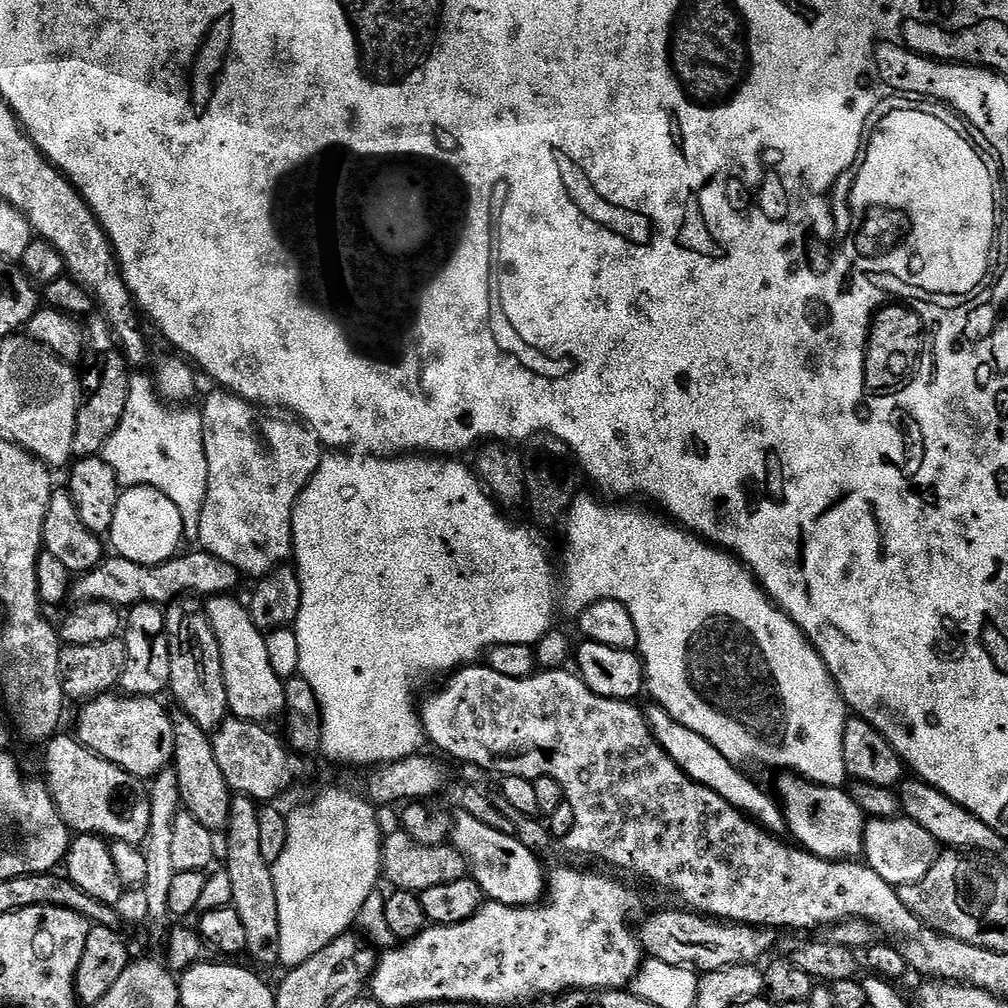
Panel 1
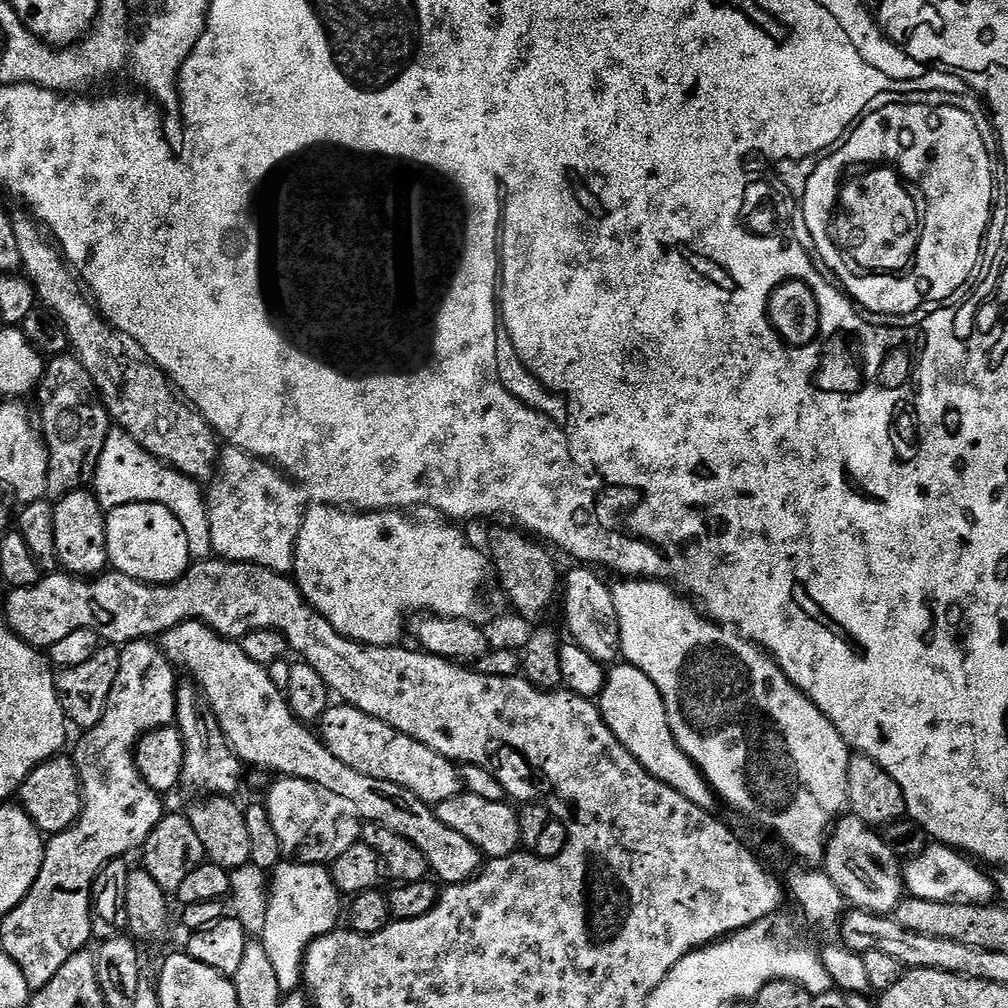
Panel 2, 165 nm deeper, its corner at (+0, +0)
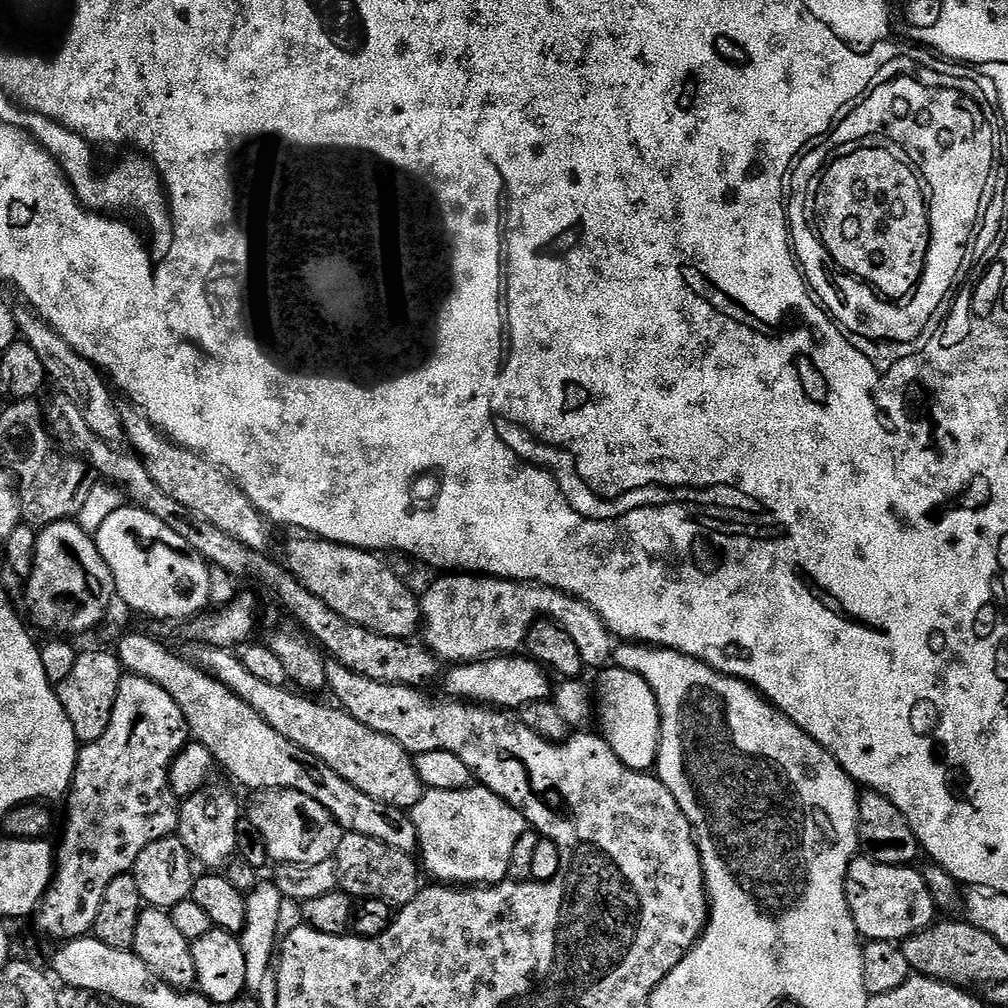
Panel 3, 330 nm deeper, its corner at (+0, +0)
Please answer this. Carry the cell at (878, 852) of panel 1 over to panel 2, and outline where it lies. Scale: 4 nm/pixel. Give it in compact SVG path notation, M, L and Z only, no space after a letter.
M929 843L922 850L922 854L911 857L903 865L903 869L907 895L922 898L926 902L991 904L997 899L993 877L987 876L983 872L985 869L969 859L965 853L948 848L945 844Z

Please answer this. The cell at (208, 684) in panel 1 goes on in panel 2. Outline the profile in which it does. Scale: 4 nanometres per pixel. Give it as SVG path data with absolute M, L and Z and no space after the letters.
M184 678L177 683L175 727L179 728L184 743L184 769L180 775L183 787L192 792L205 792L204 796L208 798L235 797L244 780L245 765L232 751L210 702L195 679Z

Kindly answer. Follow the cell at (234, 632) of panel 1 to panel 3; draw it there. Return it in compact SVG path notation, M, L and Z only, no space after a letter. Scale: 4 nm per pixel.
M132 632L129 636L122 637L120 645L115 645L114 651L119 656L120 667L125 673L141 676L162 686L162 690L166 690L166 694L170 694L170 698L178 702L178 710L182 710L186 718L191 739L195 743L206 746L206 750L210 750L213 761L217 765L224 764L225 770L238 783L245 784L250 788L249 790L288 788L290 791L300 791L321 803L327 815L340 825L344 832L366 834L378 842L386 842L386 846L394 846L394 850L402 850L409 854L415 853L421 847L418 830L414 826L411 815L405 809L375 801L374 798L370 798L370 795L355 789L350 782L346 782L330 766L324 765L314 754L300 749L294 742L284 738L242 698L236 696L222 682L208 675L207 672L201 671L190 659L180 654L175 656L174 653L168 652L166 645L159 644L154 637L143 636L140 632Z

